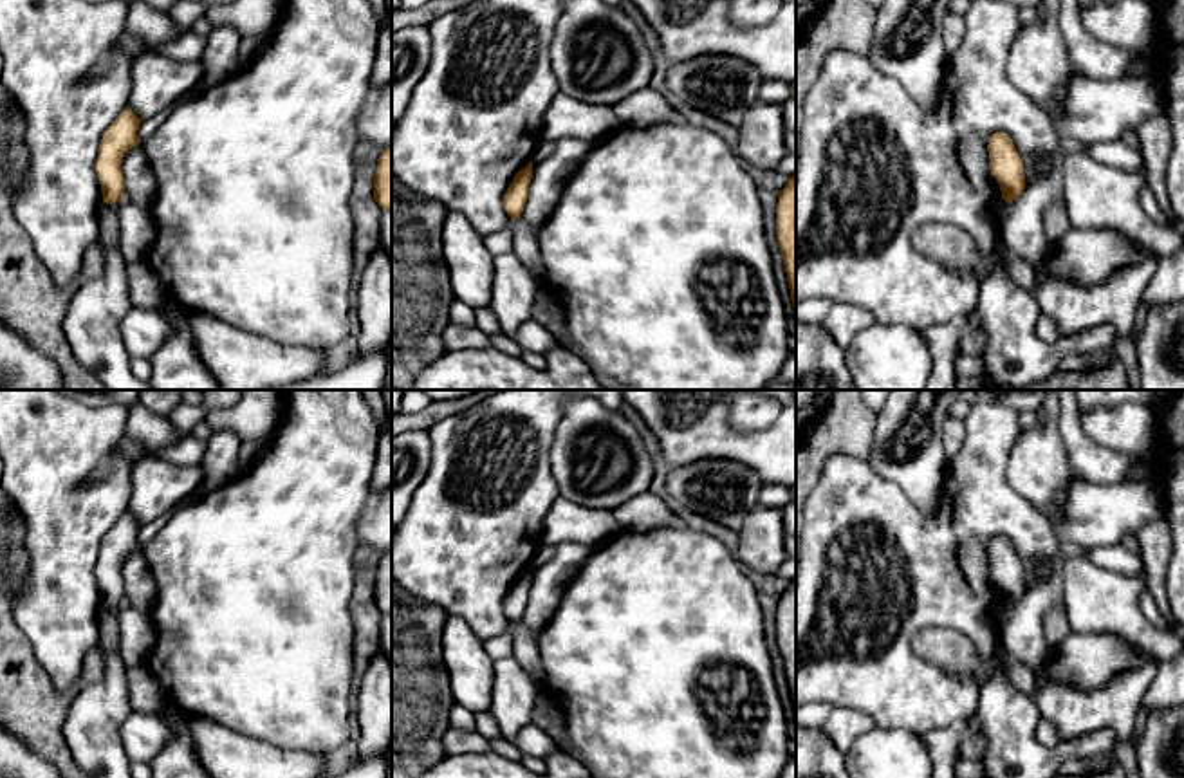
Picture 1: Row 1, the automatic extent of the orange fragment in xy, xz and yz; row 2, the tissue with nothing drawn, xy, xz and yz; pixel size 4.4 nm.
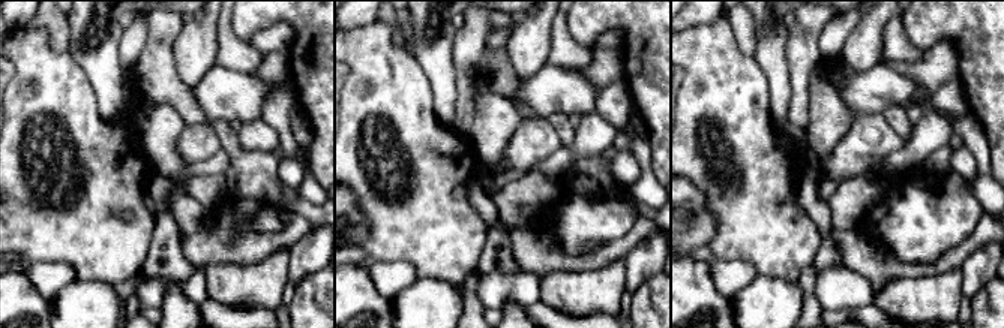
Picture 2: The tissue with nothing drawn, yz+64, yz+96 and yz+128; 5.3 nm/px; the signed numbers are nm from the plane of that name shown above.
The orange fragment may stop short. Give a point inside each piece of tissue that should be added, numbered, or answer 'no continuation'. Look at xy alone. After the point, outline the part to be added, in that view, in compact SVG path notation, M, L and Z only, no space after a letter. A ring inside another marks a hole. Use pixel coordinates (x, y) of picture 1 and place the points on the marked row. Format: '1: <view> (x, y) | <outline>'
no continuation

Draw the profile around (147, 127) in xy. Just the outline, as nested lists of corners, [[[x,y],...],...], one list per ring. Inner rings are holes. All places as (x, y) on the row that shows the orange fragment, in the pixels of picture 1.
[[[171,108],[161,110],[155,116],[143,119],[137,130],[141,141],[148,139],[170,116]]]

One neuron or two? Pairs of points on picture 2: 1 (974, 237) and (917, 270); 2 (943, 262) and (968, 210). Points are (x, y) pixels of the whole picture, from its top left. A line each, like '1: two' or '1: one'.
1: one
2: two

